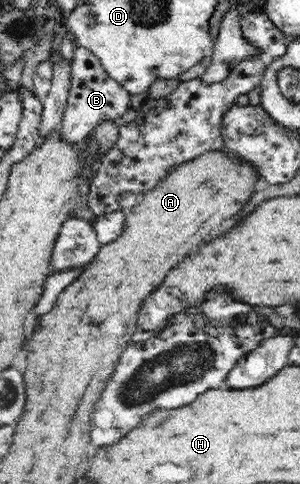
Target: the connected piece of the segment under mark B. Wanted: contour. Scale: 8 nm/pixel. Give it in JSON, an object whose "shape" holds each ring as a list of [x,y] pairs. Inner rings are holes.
{"shape":[[[75,45],[71,51],[69,69],[72,88],[68,91],[61,124],[55,135],[65,146],[75,146],[85,135],[91,135],[103,122],[114,121],[119,116],[123,116],[130,109],[131,104],[130,94],[110,78],[99,57],[91,50]]]}

